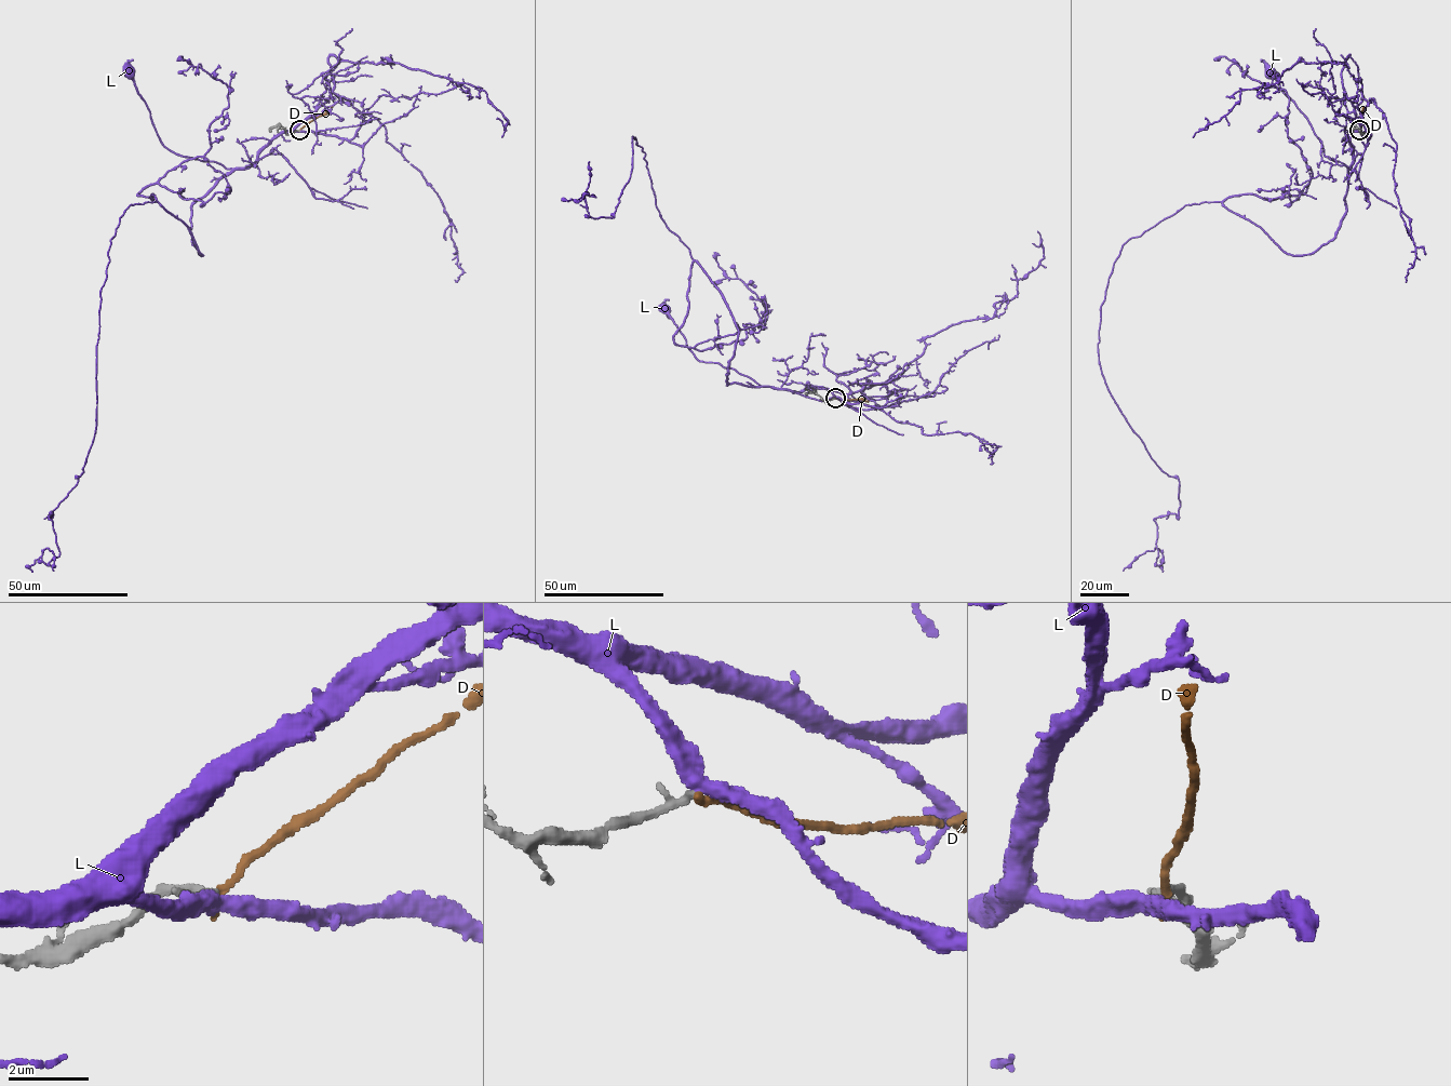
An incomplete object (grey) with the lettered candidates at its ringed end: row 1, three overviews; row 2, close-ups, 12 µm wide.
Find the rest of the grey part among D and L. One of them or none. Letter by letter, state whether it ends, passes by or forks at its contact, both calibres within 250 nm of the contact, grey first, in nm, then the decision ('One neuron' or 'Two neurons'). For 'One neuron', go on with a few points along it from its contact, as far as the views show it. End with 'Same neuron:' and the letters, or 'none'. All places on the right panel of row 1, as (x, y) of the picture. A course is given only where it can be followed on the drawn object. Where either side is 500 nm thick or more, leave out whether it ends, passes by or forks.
D: It ends there. Thickness 240 nm (grey) against 220 nm. Two neurons
L: It passes by. Thickness 240 nm (grey) against 420 nm. Two neurons
Same neuron: none

